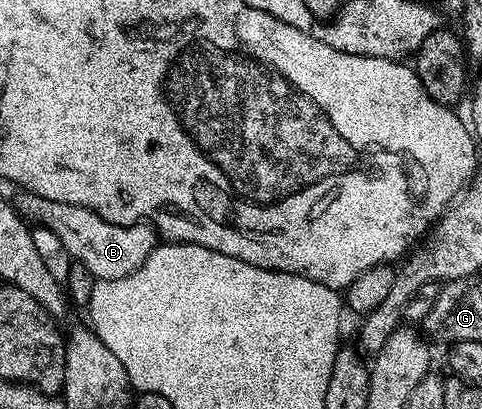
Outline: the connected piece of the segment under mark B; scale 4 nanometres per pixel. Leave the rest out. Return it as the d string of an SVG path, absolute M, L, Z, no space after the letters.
M23 190L21 194L18 203L16 199L18 214L27 224L37 225L56 233L60 245L68 249L71 260L84 265L84 269L88 269L88 273L92 273L95 280L128 277L128 273L140 269L140 265L144 265L144 261L154 251L156 232L145 221L132 227L125 227L104 221L104 217L80 205L64 205L64 201L48 201L48 197L40 197L28 190Z

